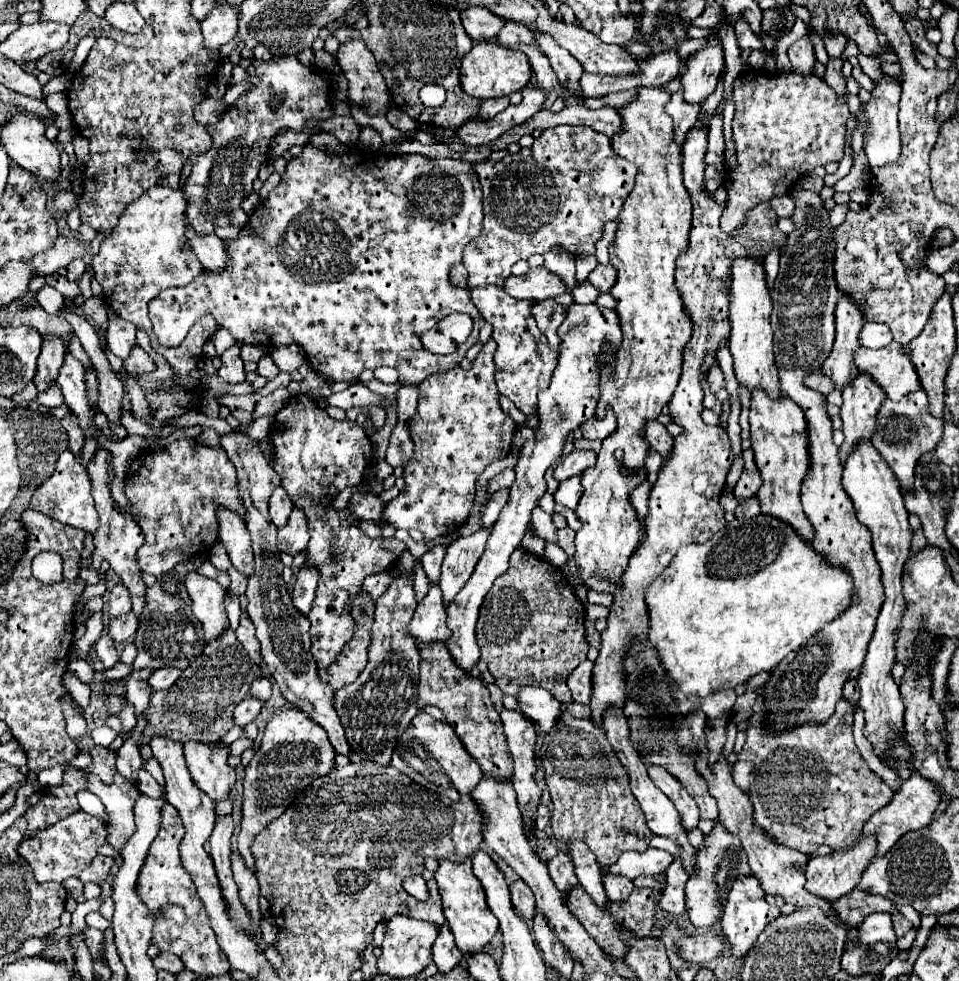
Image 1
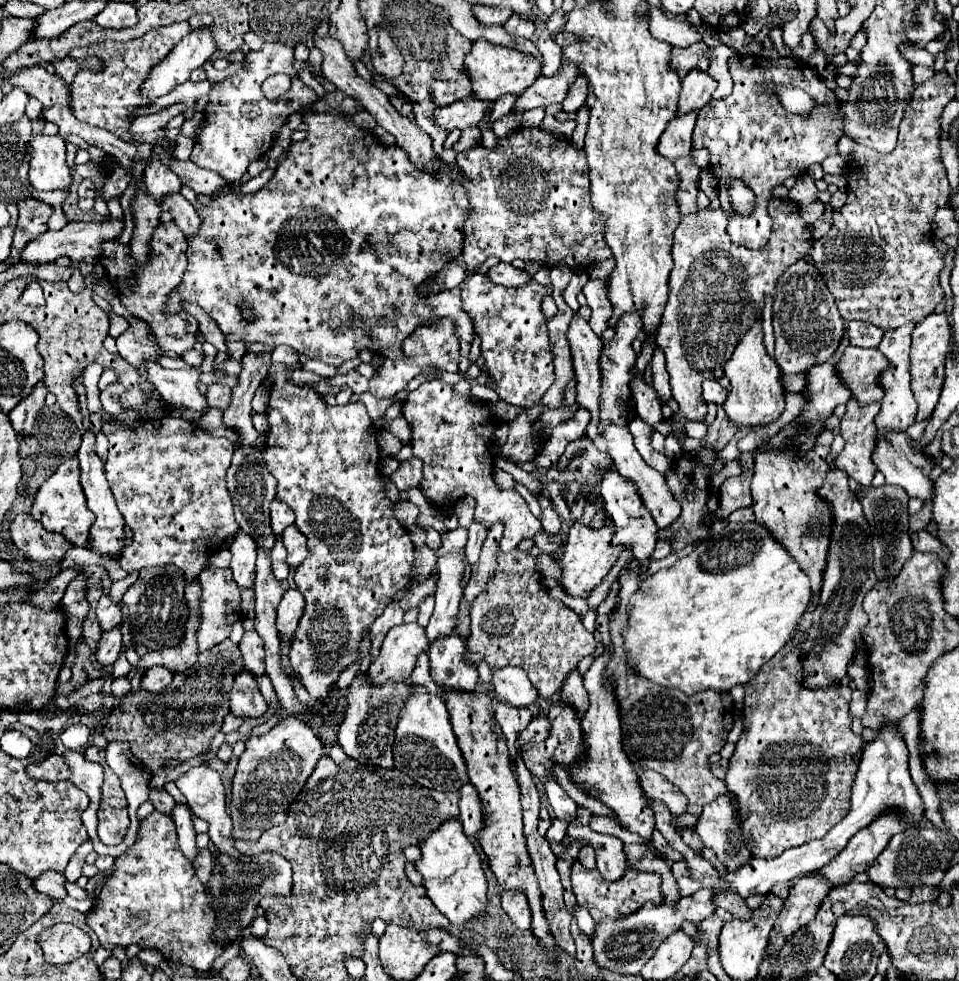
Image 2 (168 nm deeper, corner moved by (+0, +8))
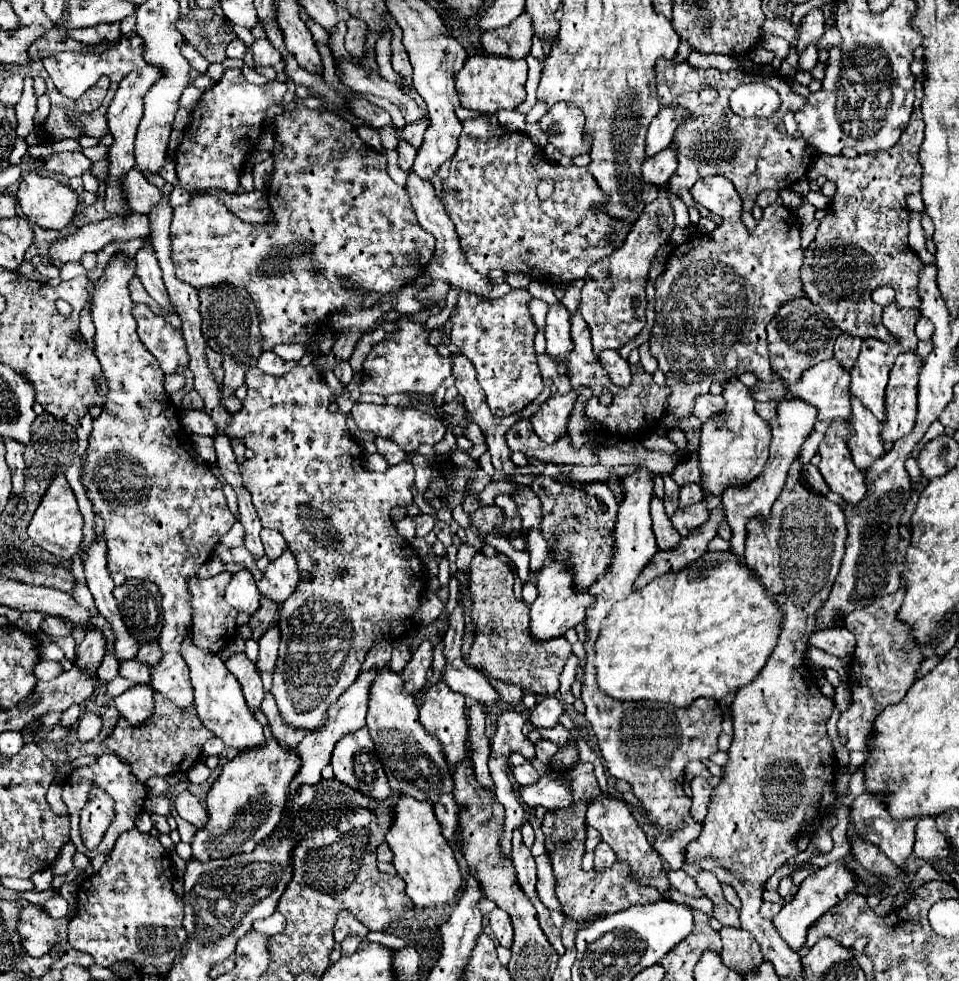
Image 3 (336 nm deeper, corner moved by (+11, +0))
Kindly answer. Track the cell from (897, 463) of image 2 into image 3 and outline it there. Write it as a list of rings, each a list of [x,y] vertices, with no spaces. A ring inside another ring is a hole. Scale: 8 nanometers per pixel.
[[[851,398],[851,416],[847,420],[853,426],[853,432],[847,438],[849,452],[853,456],[853,462],[859,470],[867,470],[869,464],[873,464],[879,456],[885,454],[881,444],[881,422],[857,402],[857,398]]]

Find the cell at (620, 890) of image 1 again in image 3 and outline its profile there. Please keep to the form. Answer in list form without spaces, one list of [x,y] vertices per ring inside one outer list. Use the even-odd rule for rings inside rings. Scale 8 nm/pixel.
[[[599,842],[595,848],[595,868],[605,870],[605,868],[611,868],[613,864],[615,864],[613,850],[605,842]]]

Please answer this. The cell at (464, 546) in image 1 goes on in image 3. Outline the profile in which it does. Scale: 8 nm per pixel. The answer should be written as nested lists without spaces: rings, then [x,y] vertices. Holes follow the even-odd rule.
[[[423,640],[419,650],[413,654],[411,662],[405,666],[405,670],[401,674],[401,678],[405,682],[405,692],[417,694],[425,686],[431,660],[433,660],[433,646],[427,640]]]

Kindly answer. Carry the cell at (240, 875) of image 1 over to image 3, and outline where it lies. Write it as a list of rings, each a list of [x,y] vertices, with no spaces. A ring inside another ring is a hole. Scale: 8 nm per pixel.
[[[187,790],[177,796],[175,806],[177,806],[177,812],[179,812],[179,816],[181,816],[183,820],[191,822],[195,828],[205,826],[205,822],[207,822],[207,810],[205,810],[205,808],[199,804],[199,800],[197,800],[193,794],[189,794]]]

